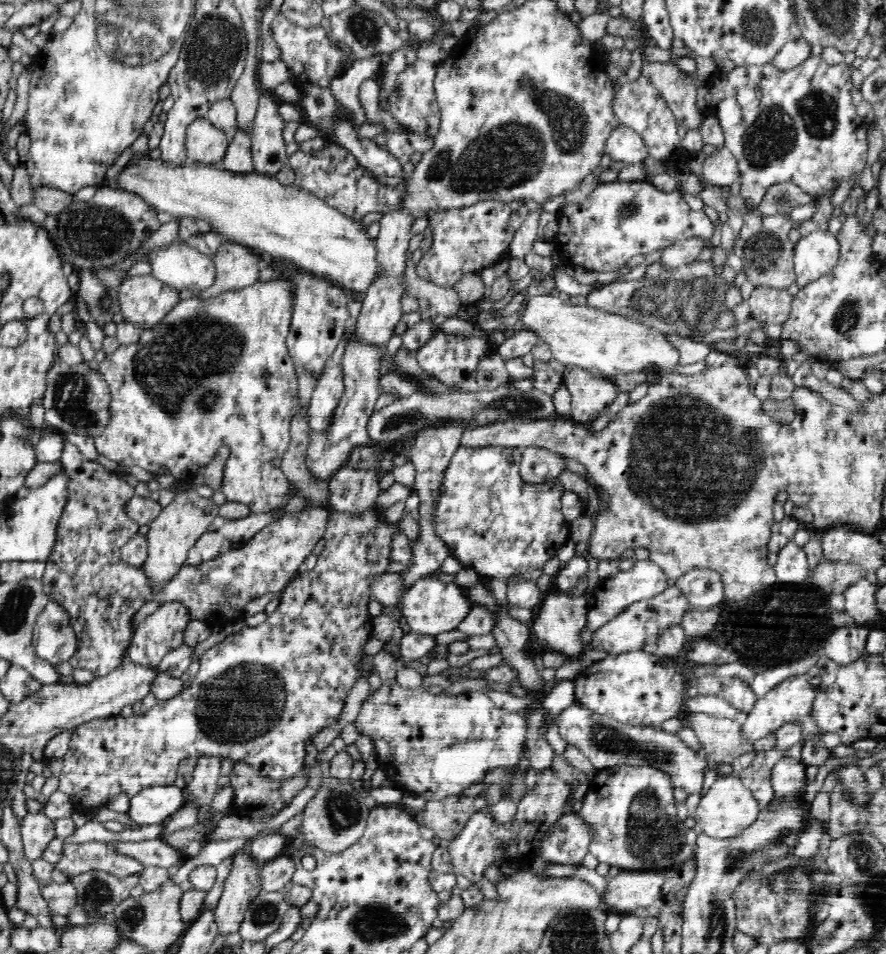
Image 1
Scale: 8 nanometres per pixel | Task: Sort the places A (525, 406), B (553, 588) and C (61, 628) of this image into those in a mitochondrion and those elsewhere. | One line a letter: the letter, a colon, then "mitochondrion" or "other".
A: mitochondrion
B: other
C: mitochondrion

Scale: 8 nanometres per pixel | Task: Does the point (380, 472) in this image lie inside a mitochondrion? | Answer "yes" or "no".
no

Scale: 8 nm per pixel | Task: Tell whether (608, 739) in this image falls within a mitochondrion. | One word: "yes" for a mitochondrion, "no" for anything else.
yes

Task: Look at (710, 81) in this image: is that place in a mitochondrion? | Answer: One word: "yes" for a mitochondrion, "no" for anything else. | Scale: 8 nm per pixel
no

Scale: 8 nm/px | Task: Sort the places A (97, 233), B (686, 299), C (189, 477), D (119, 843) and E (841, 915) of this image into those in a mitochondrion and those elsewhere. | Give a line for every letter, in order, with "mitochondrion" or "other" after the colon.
A: mitochondrion
B: mitochondrion
C: other
D: other
E: other

